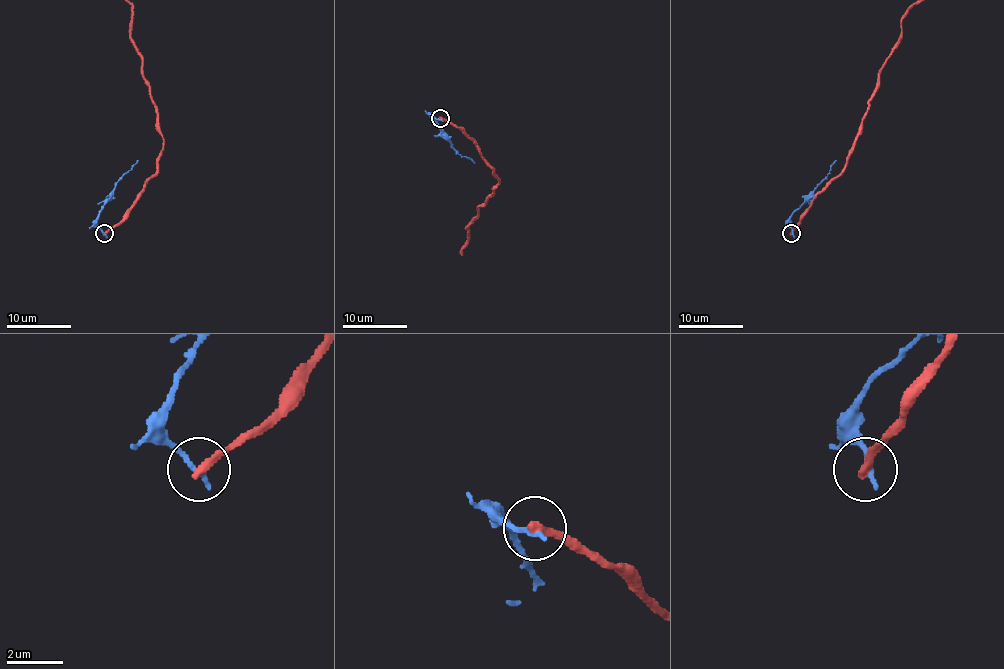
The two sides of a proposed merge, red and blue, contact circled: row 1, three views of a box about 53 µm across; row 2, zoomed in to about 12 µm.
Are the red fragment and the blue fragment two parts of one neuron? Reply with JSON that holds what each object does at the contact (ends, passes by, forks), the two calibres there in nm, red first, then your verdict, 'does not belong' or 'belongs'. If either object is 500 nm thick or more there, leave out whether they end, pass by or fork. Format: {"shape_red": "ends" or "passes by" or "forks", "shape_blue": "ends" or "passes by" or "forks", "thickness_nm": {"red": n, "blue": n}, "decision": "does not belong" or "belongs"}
{"shape_red": "ends", "shape_blue": "ends", "thickness_nm": {"red": 320, "blue": 200}, "decision": "does not belong"}

